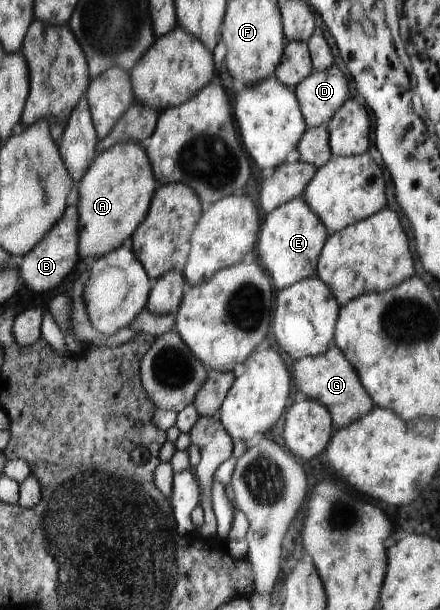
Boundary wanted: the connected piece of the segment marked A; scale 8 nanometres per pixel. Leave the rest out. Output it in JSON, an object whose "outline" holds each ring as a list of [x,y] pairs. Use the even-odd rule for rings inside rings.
{"outline":[[[118,142],[110,149],[95,155],[91,166],[84,172],[79,181],[79,257],[83,259],[90,256],[103,256],[122,246],[125,239],[130,238],[136,228],[146,219],[148,207],[156,191],[156,179],[154,177],[144,144],[136,142]]]}

